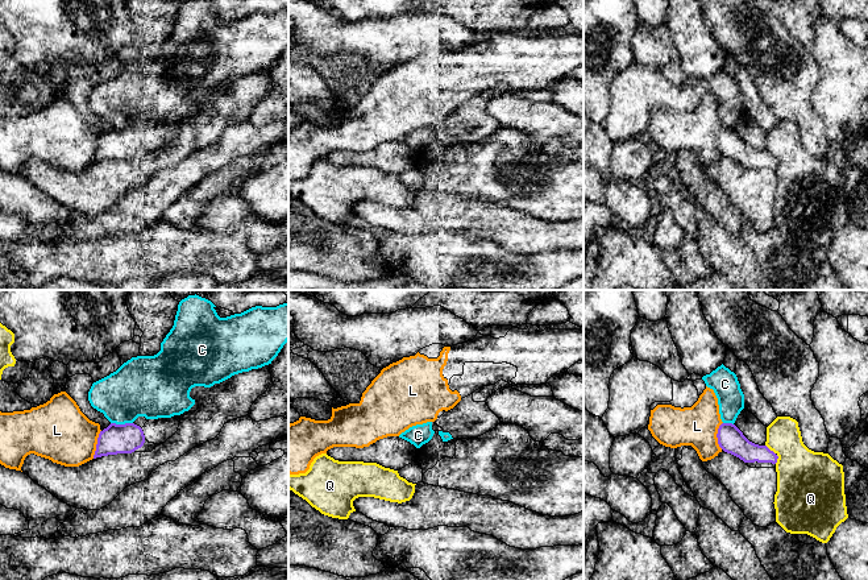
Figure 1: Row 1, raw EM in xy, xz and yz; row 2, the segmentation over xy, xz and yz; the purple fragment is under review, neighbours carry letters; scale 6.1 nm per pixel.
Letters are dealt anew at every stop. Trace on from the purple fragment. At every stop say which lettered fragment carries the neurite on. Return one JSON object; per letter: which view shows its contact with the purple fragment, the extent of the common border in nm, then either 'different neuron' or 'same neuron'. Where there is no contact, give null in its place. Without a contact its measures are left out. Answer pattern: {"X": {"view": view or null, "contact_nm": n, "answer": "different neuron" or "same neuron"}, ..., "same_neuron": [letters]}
{"C": {"view": "xy", "contact_nm": 140, "answer": "different neuron"}, "L": {"view": "xy", "contact_nm": 180, "answer": "different neuron"}, "Q": {"view": "yz", "contact_nm": 140, "answer": "different neuron"}, "same_neuron": []}

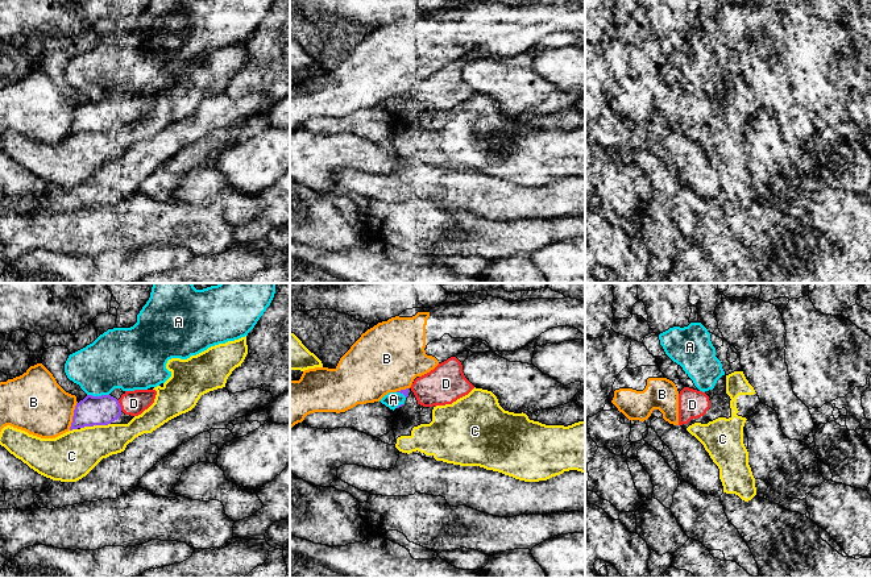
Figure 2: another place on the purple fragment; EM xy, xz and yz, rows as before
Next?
{"A": {"view": "xy", "contact_nm": 140, "answer": "different neuron"}, "B": {"view": "xy", "contact_nm": 180, "answer": "different neuron"}, "C": {"view": "xy", "contact_nm": 190, "answer": "different neuron"}, "D": {"view": "xy", "contact_nm": 70, "answer": "same neuron"}, "same_neuron": ["D"]}

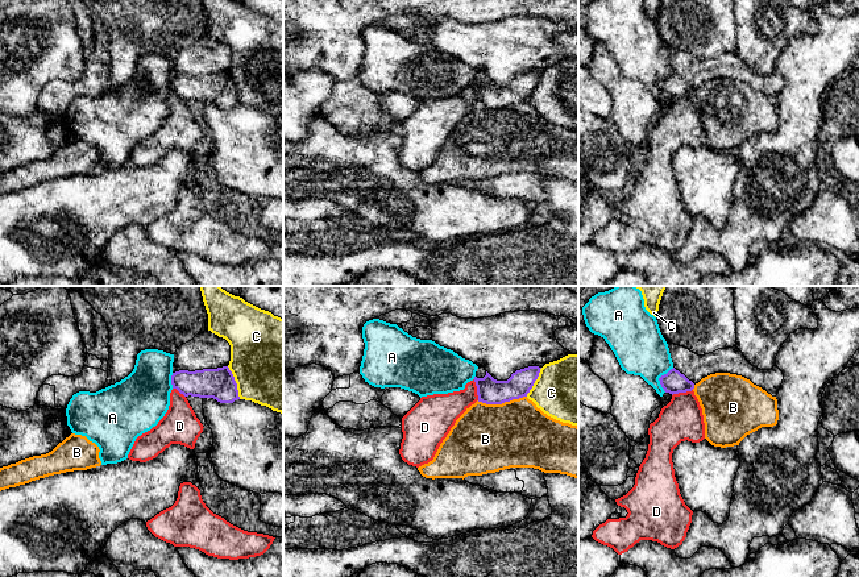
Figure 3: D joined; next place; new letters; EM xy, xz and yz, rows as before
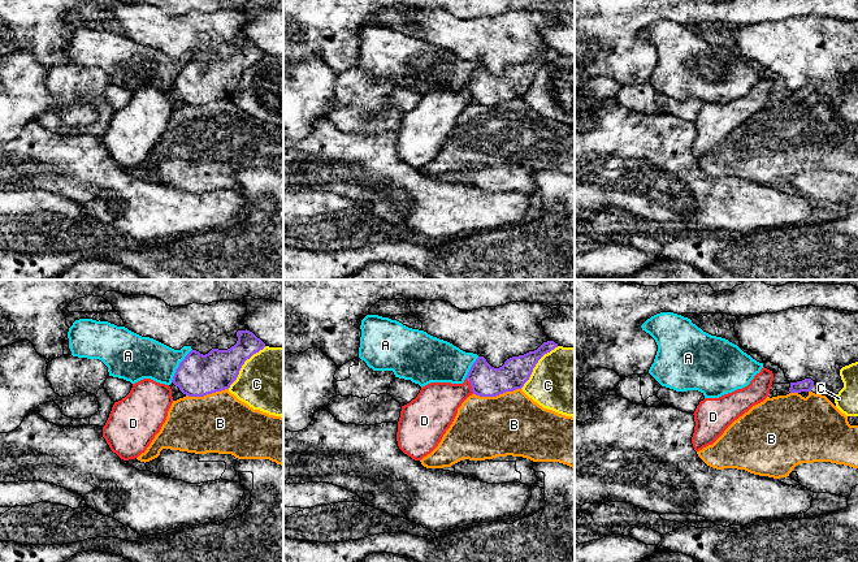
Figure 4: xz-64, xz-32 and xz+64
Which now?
{"A": {"view": "yz", "contact_nm": 160, "answer": "different neuron"}, "B": {"view": "xz", "contact_nm": 300, "answer": "different neuron"}, "C": {"view": "xy", "contact_nm": 220, "answer": "different neuron"}, "D": {"view": "xz", "contact_nm": 130, "answer": "different neuron"}, "same_neuron": []}

